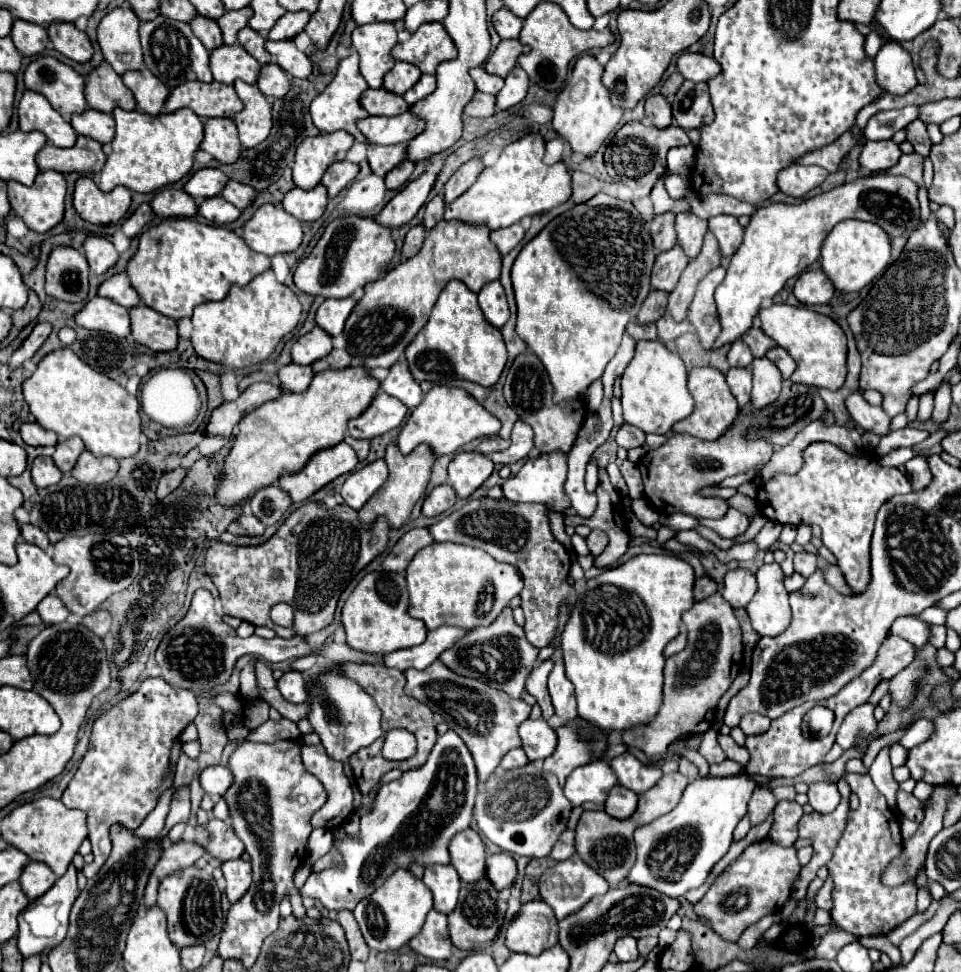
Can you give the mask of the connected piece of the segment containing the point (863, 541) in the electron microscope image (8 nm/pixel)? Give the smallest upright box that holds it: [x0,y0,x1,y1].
[758,443,912,595]

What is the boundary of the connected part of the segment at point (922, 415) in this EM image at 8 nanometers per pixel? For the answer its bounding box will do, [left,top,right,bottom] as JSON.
[916,393,934,423]

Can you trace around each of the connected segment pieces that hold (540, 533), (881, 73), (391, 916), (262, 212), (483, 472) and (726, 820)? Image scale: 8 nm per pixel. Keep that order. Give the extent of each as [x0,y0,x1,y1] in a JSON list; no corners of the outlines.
[[430,497,576,649],[874,43,916,95],[352,869,432,951],[244,205,302,257],[448,451,494,499],[626,773,756,897]]

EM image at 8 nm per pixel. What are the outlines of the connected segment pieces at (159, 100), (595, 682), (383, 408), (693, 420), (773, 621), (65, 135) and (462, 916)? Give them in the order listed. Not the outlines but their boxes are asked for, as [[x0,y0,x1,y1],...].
[[122,69,170,115],[562,555,694,731],[348,391,408,439],[674,367,740,441],[746,563,792,637],[18,91,76,147],[448,877,506,951]]

